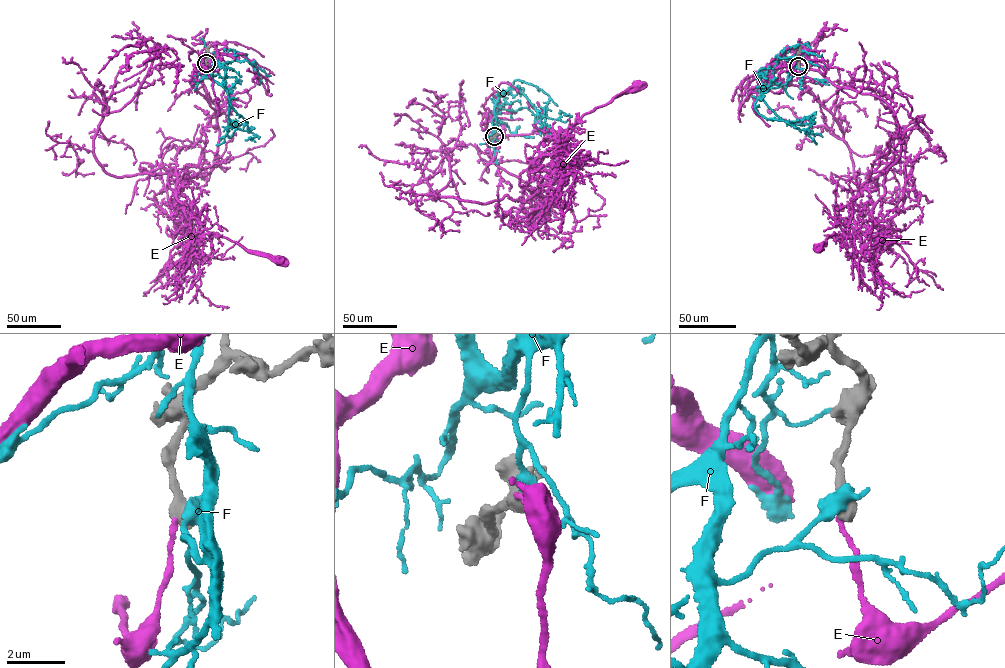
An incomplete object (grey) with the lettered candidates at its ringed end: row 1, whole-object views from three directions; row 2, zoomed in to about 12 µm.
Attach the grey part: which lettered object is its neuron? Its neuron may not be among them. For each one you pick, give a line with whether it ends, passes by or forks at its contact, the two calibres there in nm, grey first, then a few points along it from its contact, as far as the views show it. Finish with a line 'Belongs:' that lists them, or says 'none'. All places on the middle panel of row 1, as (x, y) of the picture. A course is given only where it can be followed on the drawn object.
Belongs: none

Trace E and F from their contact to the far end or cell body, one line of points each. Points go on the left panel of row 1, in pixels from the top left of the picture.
E: (206, 64), (197, 65), (193, 81), (215, 111), (216, 164), (178, 189), (187, 231), (217, 233), (278, 261)
F: (206, 63), (206, 78), (228, 90), (231, 125), (257, 136), (245, 140)

